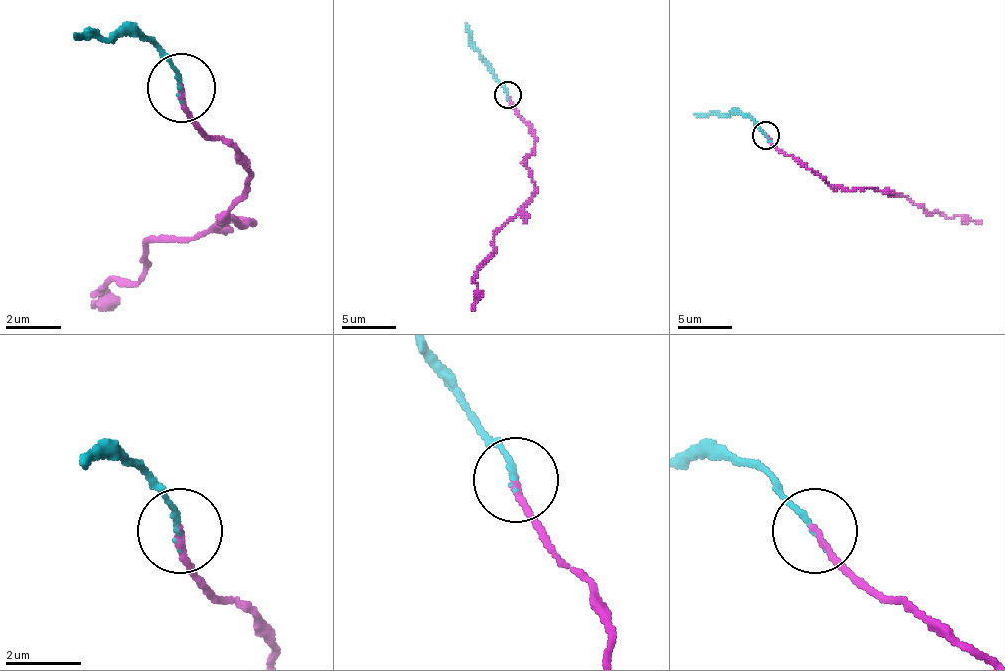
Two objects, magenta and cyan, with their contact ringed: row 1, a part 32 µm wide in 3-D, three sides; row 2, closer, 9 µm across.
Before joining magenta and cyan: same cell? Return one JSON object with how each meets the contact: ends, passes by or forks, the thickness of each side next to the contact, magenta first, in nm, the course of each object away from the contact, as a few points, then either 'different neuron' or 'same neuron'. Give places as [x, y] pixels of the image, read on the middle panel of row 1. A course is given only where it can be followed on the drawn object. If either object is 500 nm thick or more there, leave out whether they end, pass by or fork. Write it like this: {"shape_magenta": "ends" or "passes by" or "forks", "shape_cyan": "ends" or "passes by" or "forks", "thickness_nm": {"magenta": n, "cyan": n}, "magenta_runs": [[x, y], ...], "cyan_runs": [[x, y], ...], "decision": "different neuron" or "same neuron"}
{"shape_magenta": "ends", "shape_cyan": "ends", "thickness_nm": {"magenta": 170, "cyan": 140}, "magenta_runs": [[507, 94], [534, 138], [526, 160], [534, 195], [493, 236], [493, 252], [474, 277], [471, 310]], "cyan_runs": [[507, 94], [471, 42], [466, 23]], "decision": "same neuron"}

